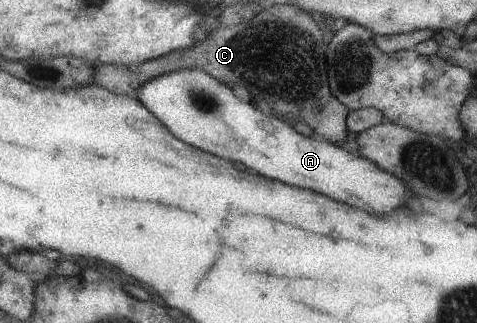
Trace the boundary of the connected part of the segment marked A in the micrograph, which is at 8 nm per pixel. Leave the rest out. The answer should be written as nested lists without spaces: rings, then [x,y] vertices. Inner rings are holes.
[[[180,69],[168,75],[148,79],[135,89],[136,95],[178,135],[178,139],[220,155],[234,163],[246,163],[264,177],[278,179],[298,187],[310,187],[332,199],[344,201],[372,213],[384,213],[404,203],[406,181],[380,167],[374,159],[352,154],[339,144],[318,141],[298,133],[287,119],[268,115],[254,103],[246,103],[236,93],[200,69]]]

